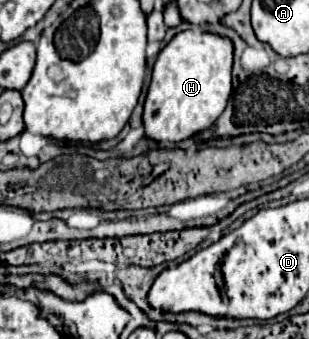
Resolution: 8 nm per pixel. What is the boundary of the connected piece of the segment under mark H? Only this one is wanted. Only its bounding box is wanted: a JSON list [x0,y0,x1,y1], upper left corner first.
[144,30,232,142]

